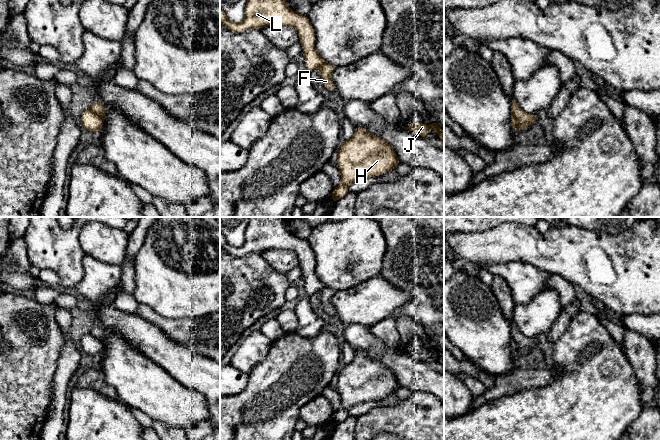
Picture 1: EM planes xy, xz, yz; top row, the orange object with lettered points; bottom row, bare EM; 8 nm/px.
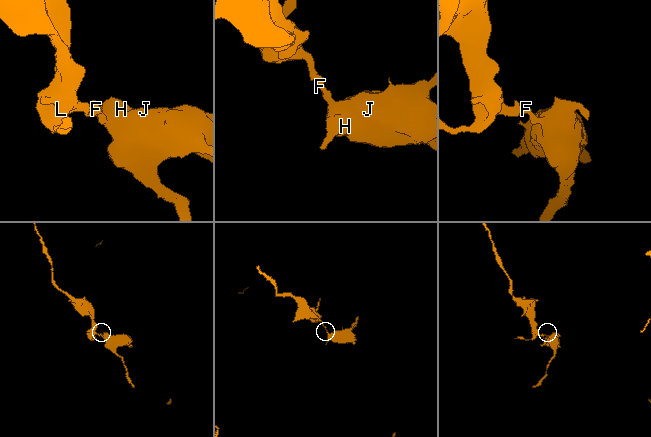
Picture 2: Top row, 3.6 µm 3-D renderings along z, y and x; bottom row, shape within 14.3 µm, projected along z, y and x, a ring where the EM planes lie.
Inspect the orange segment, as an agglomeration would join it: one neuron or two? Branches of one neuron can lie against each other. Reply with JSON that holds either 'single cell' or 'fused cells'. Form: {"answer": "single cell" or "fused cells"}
{"answer": "fused cells"}

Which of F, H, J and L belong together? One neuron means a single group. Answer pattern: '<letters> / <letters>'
F H J / L

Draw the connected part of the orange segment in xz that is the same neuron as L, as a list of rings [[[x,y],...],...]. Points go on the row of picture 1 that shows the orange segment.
[[[247,0],[245,17],[241,23],[228,20],[220,7],[220,24],[234,33],[244,33],[266,26],[291,26],[299,34],[307,72],[319,69],[325,60],[315,49],[315,31],[307,16],[298,14],[287,6],[286,0]]]

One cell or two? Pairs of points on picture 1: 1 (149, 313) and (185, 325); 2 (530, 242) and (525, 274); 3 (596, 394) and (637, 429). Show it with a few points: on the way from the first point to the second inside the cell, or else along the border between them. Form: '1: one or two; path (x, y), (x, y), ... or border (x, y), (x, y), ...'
1: one; path (158, 320), (166, 325), (176, 325)
2: two; border (504, 262), (526, 262), (539, 270), (549, 273)
3: two; border (644, 407), (640, 415), (627, 430)

